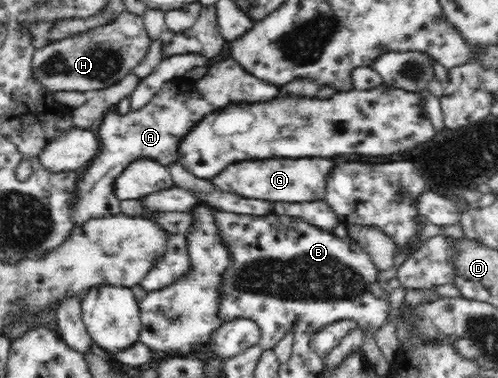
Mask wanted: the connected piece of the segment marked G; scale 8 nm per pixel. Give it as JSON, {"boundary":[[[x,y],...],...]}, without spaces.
{"boundary":[[[278,158],[278,160],[242,161],[228,165],[211,181],[224,192],[246,198],[270,202],[312,202],[323,200],[326,194],[328,174],[334,168],[334,160],[328,158]]]}

